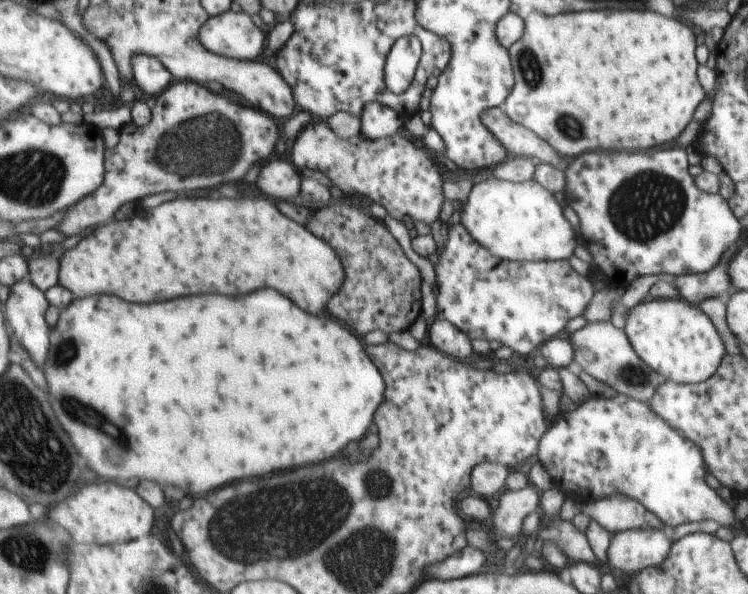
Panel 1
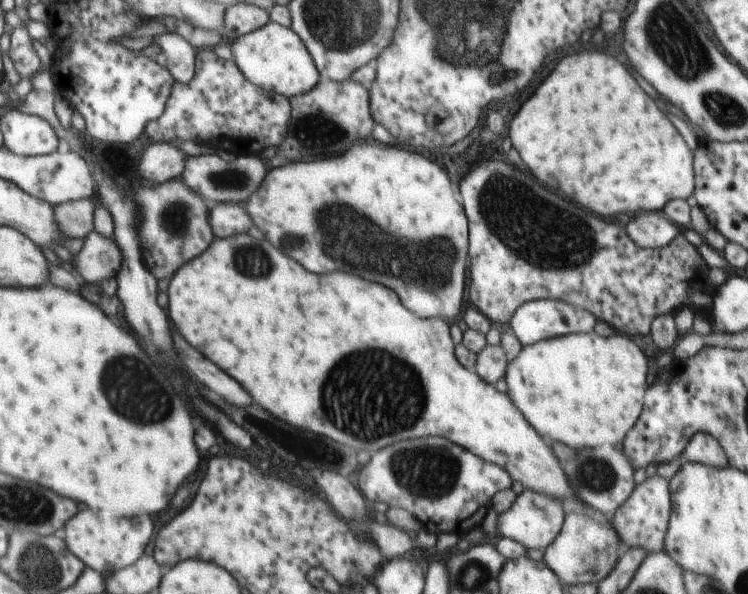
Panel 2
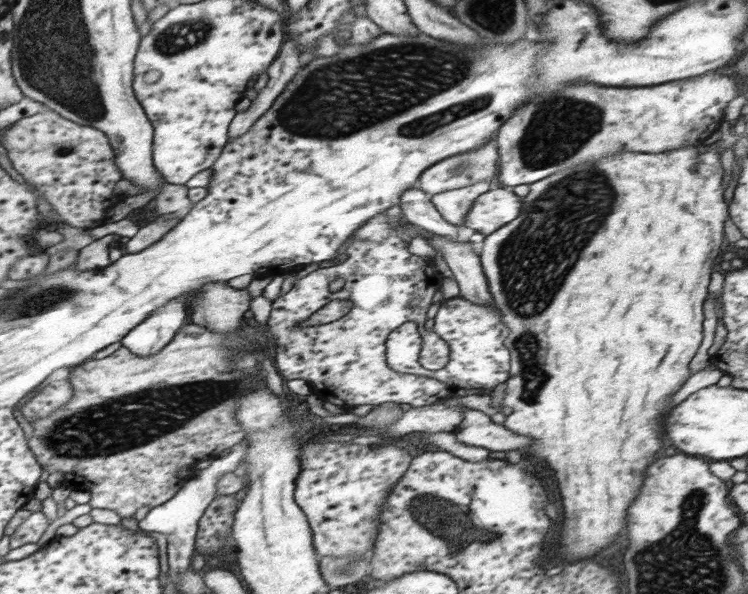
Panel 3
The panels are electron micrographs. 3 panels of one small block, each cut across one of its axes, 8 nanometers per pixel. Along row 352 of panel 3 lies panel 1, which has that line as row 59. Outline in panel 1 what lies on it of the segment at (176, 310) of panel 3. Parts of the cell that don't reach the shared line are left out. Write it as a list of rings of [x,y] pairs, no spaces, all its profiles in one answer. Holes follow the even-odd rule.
[[[138,55],[133,58],[133,79],[138,86],[138,94],[150,94],[157,97],[162,90],[166,91],[172,85],[174,78],[169,70],[156,58]]]

